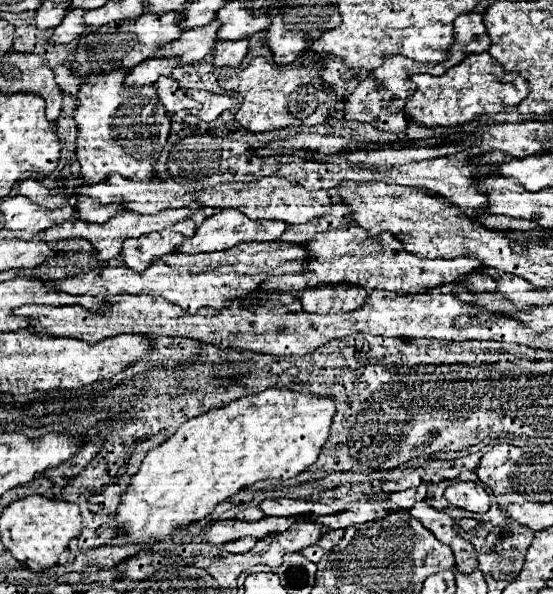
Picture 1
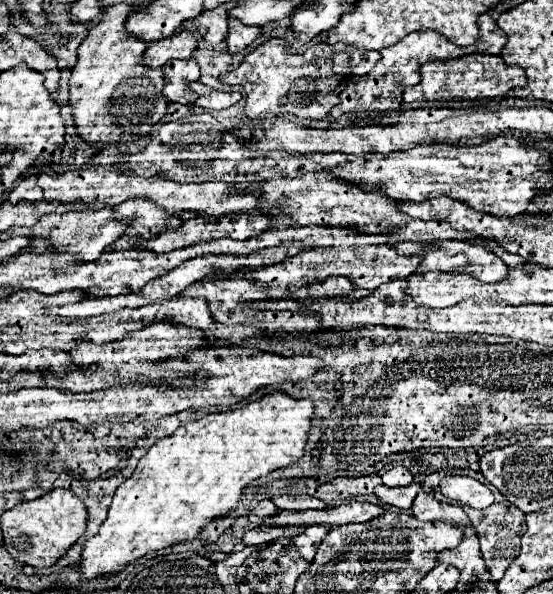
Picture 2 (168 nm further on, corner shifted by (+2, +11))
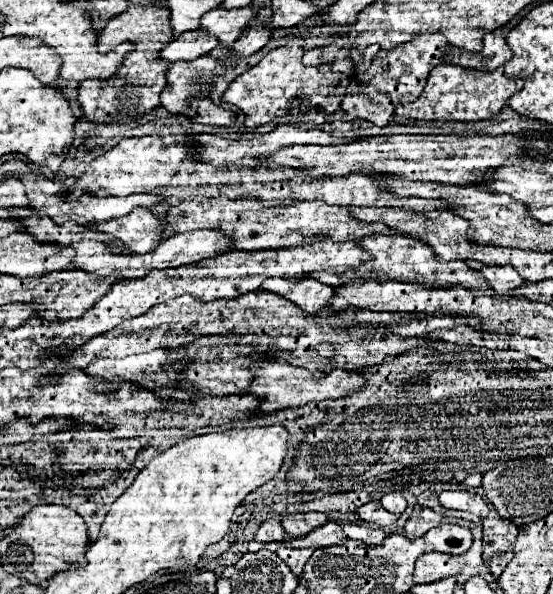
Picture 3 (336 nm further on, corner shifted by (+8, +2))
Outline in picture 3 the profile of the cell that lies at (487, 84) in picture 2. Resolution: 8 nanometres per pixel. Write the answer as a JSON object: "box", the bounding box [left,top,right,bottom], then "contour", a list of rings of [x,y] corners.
{"box":[395,65,523,121],"contour":[[[437,65],[427,79],[427,85],[419,99],[409,105],[397,105],[395,113],[401,117],[413,119],[449,119],[449,121],[481,121],[495,117],[507,99],[523,87],[521,79],[507,79],[503,75],[503,67],[495,71],[477,71],[465,69],[459,65]]]}

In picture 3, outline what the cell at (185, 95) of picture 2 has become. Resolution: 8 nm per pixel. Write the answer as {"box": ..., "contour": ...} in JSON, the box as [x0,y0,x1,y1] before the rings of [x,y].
{"box":[161,57,223,117],"contour":[[[197,57],[195,61],[171,63],[165,71],[167,85],[161,91],[161,105],[169,113],[193,117],[191,101],[195,97],[207,97],[213,75],[221,75],[223,65],[211,57]]]}

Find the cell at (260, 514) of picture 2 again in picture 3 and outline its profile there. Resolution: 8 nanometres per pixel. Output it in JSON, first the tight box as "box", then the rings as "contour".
{"box":[255,517,285,543],"contour":[[[269,517],[267,521],[263,521],[255,533],[255,541],[261,541],[261,543],[283,541],[283,537],[285,537],[285,531],[283,531],[279,519],[275,519],[275,517]]]}

